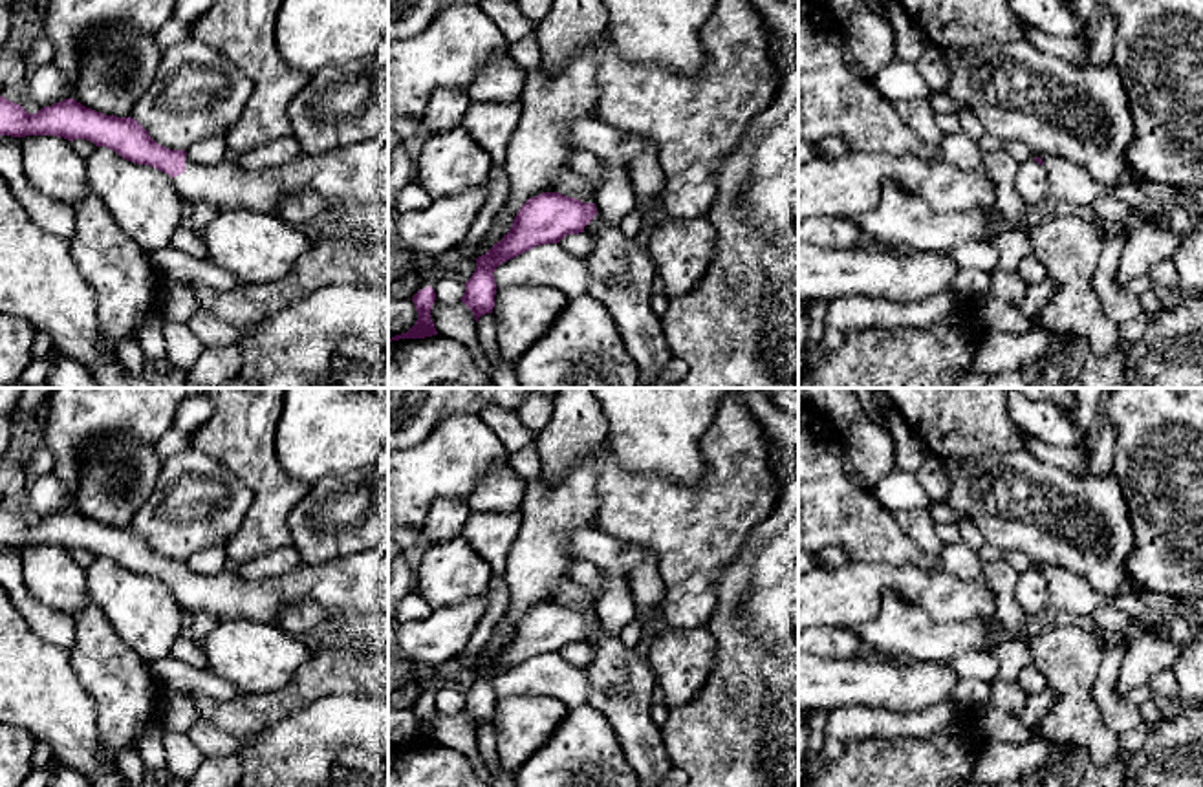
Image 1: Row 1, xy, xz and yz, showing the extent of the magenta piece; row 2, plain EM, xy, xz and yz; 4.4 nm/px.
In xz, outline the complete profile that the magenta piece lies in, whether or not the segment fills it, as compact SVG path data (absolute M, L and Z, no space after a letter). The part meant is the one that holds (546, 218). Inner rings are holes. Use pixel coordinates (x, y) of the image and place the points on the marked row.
M558 192L529 198L516 212L509 232L485 254L474 258L476 269L460 298L472 311L474 320L493 313L496 293L493 273L500 264L536 245L558 243L568 234L584 232L595 214L595 203L582 203Z

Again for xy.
M0 95L0 135L57 135L86 139L123 159L168 174L185 205L205 201L220 210L251 209L278 212L280 198L313 189L320 198L357 207L388 203L388 141L370 139L319 156L302 154L295 163L247 170L233 161L196 163L185 150L157 145L132 117L104 115L64 99L27 113Z

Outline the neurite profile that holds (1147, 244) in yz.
M1150 220L1133 223L1113 284L1128 287L1132 280L1148 275L1152 265L1174 258L1179 243L1181 236L1170 227L1161 229Z

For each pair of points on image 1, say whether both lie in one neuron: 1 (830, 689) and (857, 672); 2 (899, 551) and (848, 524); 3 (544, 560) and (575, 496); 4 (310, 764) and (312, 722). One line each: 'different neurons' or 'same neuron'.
1: same neuron
2: same neuron
3: same neuron
4: same neuron

